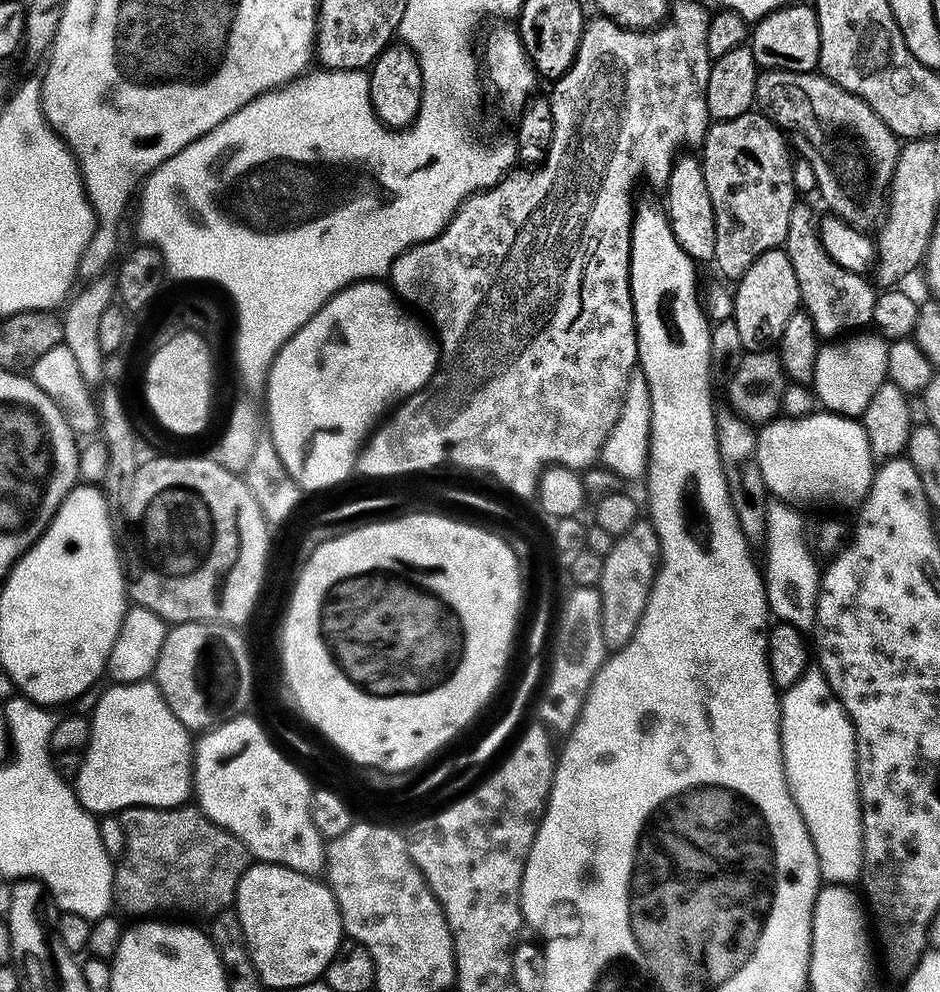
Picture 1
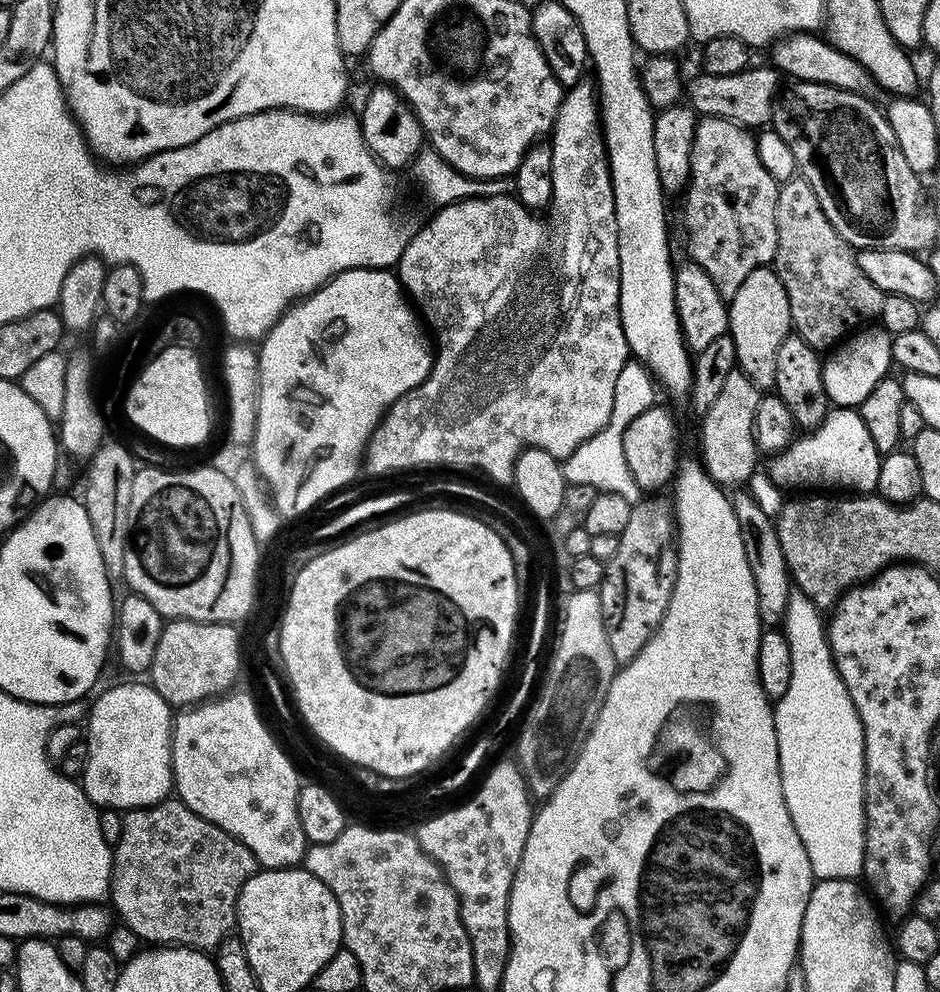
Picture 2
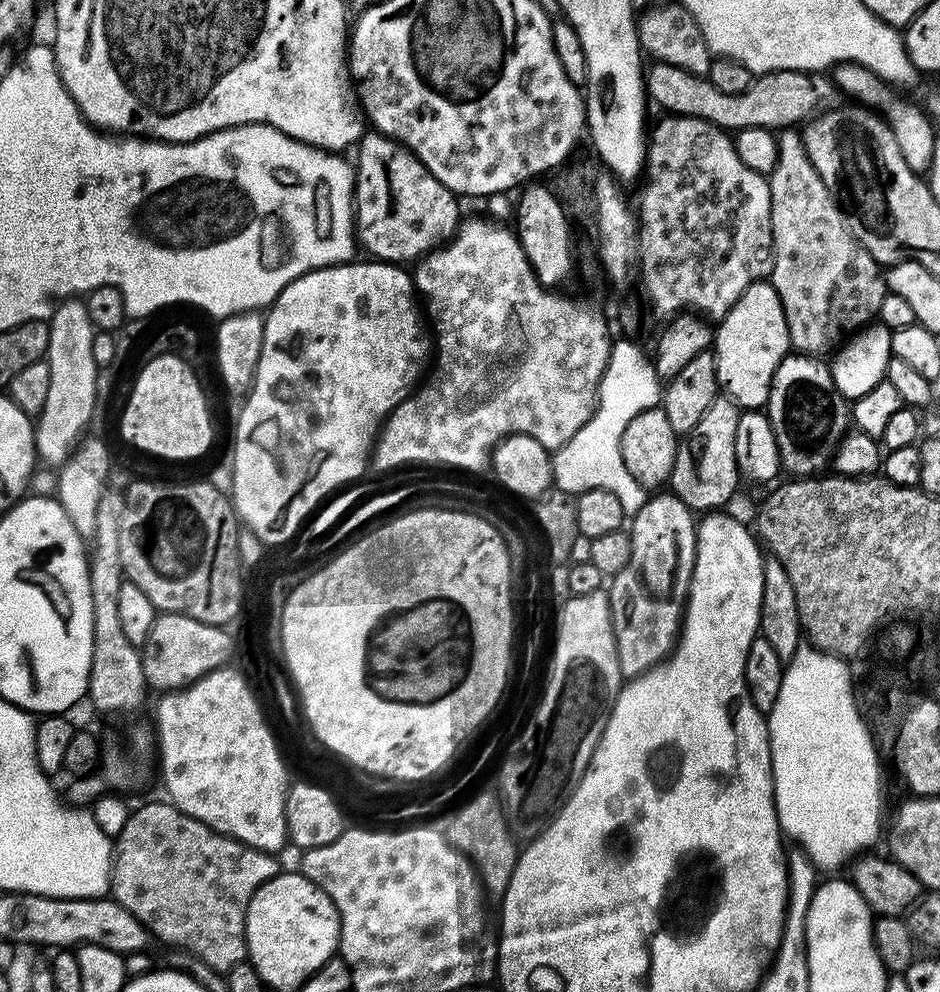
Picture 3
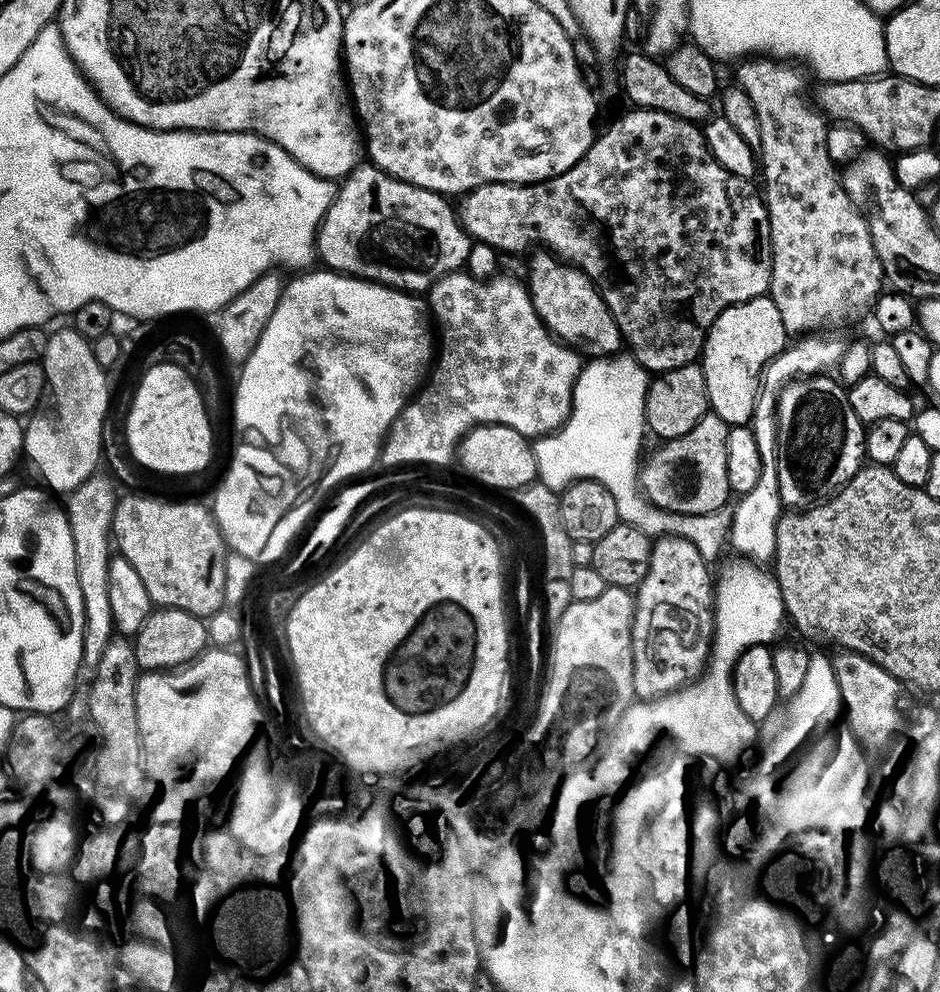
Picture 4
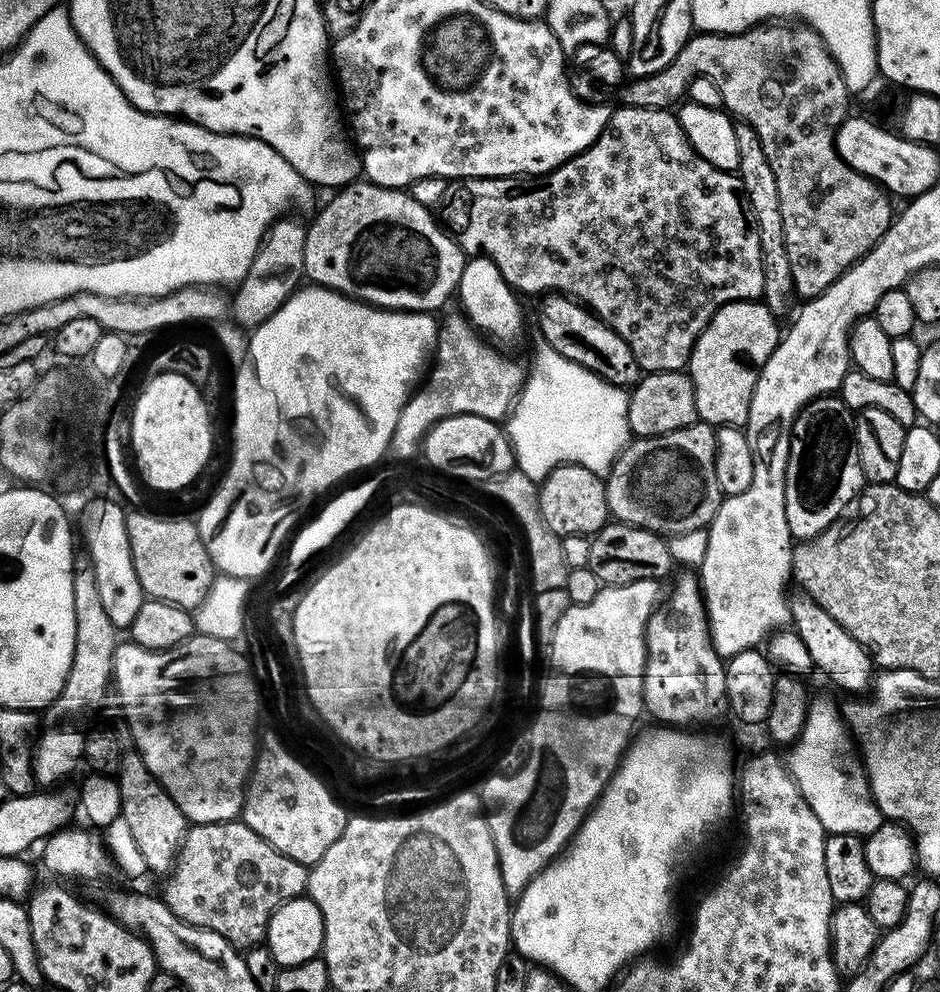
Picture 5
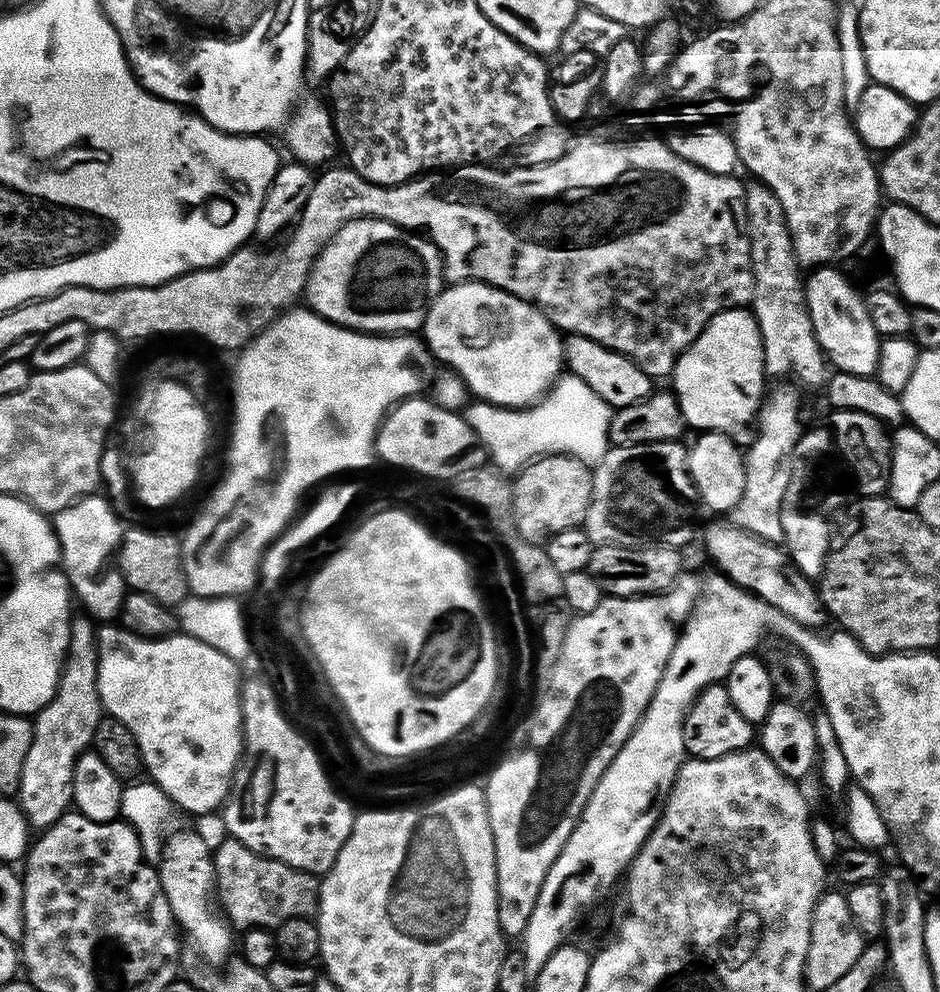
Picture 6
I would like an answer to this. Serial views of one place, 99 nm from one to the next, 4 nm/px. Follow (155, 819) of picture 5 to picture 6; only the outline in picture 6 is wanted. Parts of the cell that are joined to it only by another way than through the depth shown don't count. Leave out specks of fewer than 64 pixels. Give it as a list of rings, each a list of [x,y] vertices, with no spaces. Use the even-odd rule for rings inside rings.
[[[176,832],[163,841],[158,871],[166,902],[170,902],[179,931],[192,939],[193,946],[205,956],[201,957],[209,965],[216,966],[233,955],[234,932],[227,919],[214,907],[216,872],[212,866],[213,855],[210,844],[208,848],[207,842],[198,833]]]

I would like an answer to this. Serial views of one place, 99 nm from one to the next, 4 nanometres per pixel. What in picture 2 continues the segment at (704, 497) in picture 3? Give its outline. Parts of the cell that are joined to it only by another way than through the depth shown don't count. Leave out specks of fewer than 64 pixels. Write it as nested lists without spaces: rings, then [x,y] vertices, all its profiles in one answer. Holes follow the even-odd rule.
[[[731,372],[722,385],[722,391],[710,410],[703,413],[700,424],[700,453],[704,469],[708,477],[721,486],[747,485],[753,472],[757,471],[756,435],[754,434],[754,414],[758,410],[758,402],[762,395],[761,389],[756,388],[744,372]]]

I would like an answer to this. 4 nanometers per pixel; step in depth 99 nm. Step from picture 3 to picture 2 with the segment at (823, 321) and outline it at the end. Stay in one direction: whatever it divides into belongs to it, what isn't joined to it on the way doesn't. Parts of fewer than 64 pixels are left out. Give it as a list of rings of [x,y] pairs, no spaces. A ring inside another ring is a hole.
[[[793,178],[779,185],[780,193],[776,199],[776,229],[778,246],[774,267],[782,286],[786,286],[786,298],[790,298],[790,318],[795,335],[801,336],[810,347],[817,350],[831,350],[841,343],[849,334],[875,321],[882,310],[886,295],[862,270],[856,261],[857,253],[848,247],[830,226],[830,218],[822,214],[818,206],[818,194],[803,178]]]

